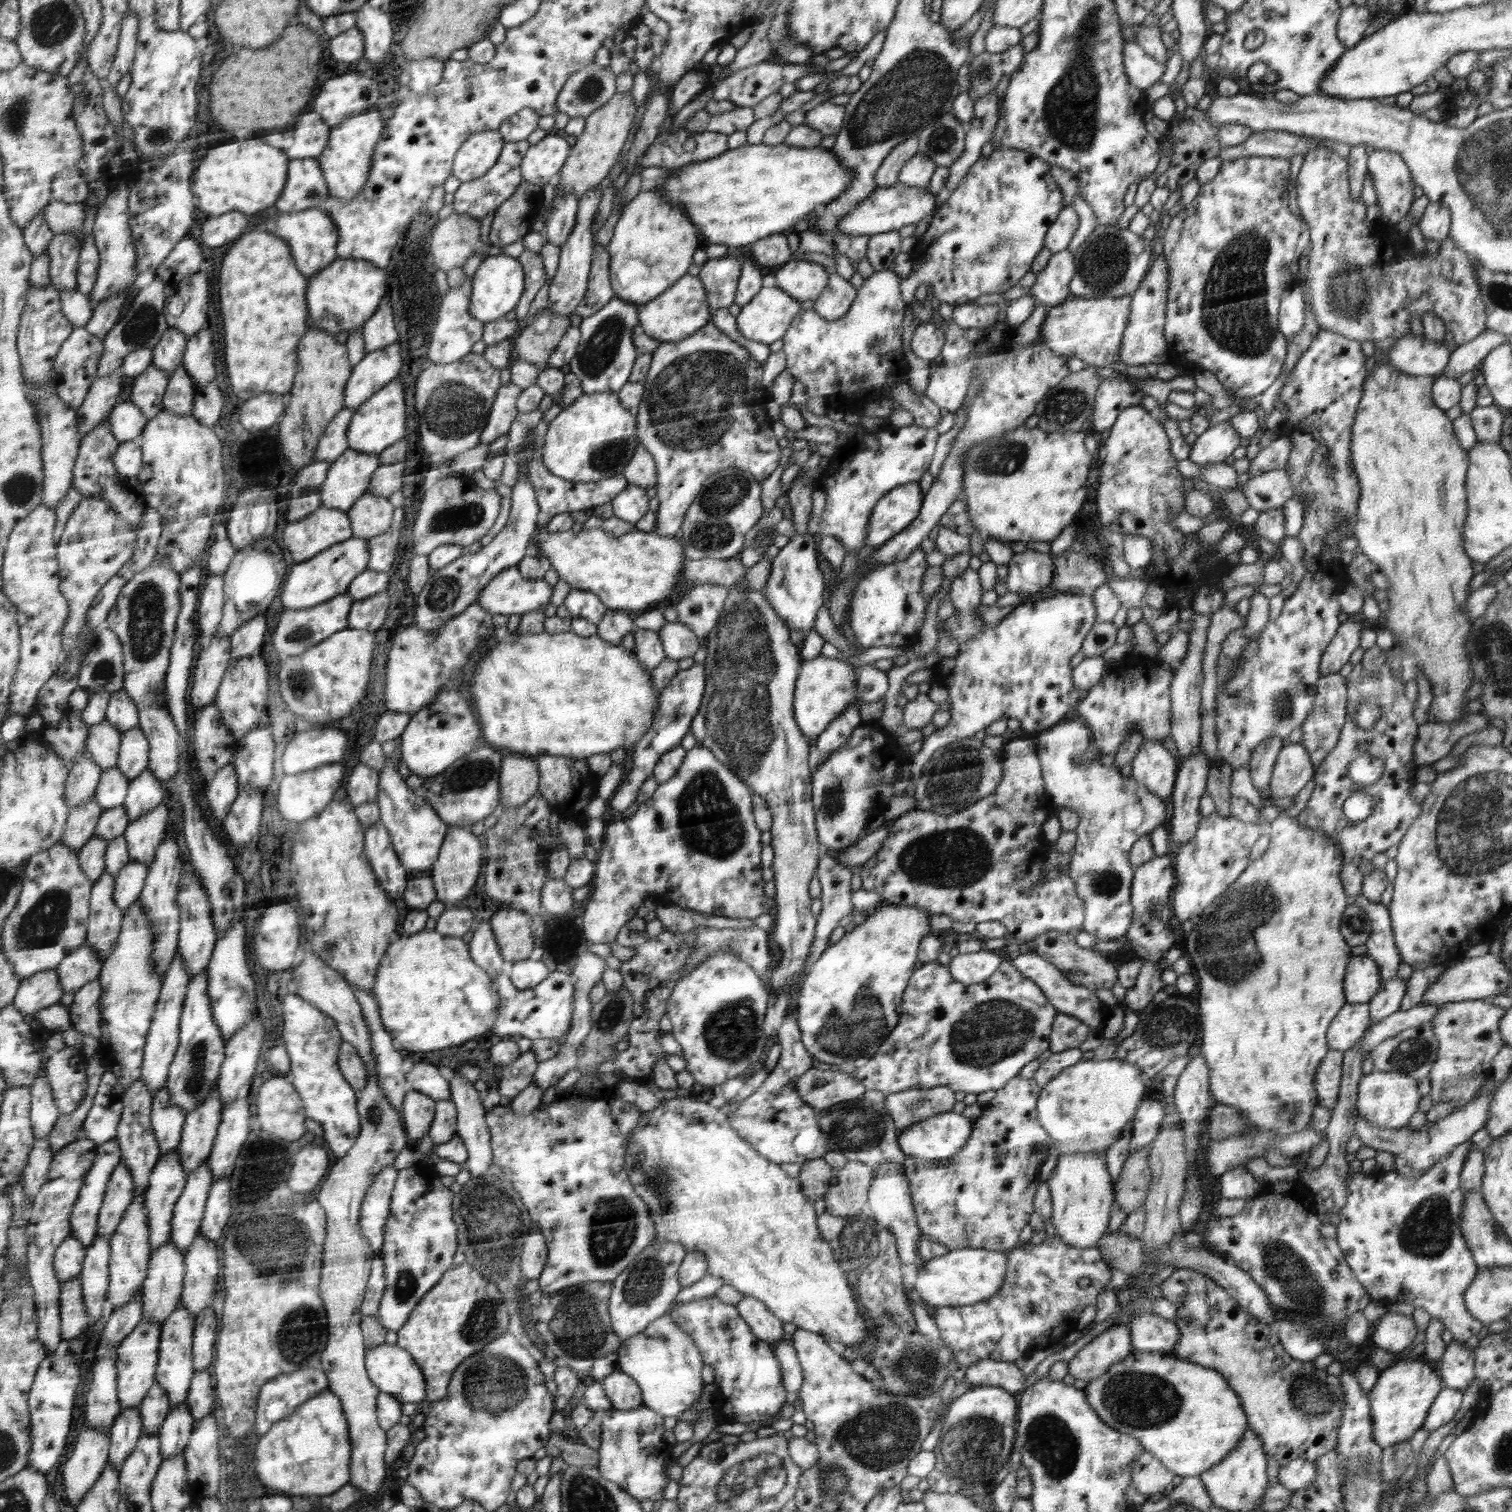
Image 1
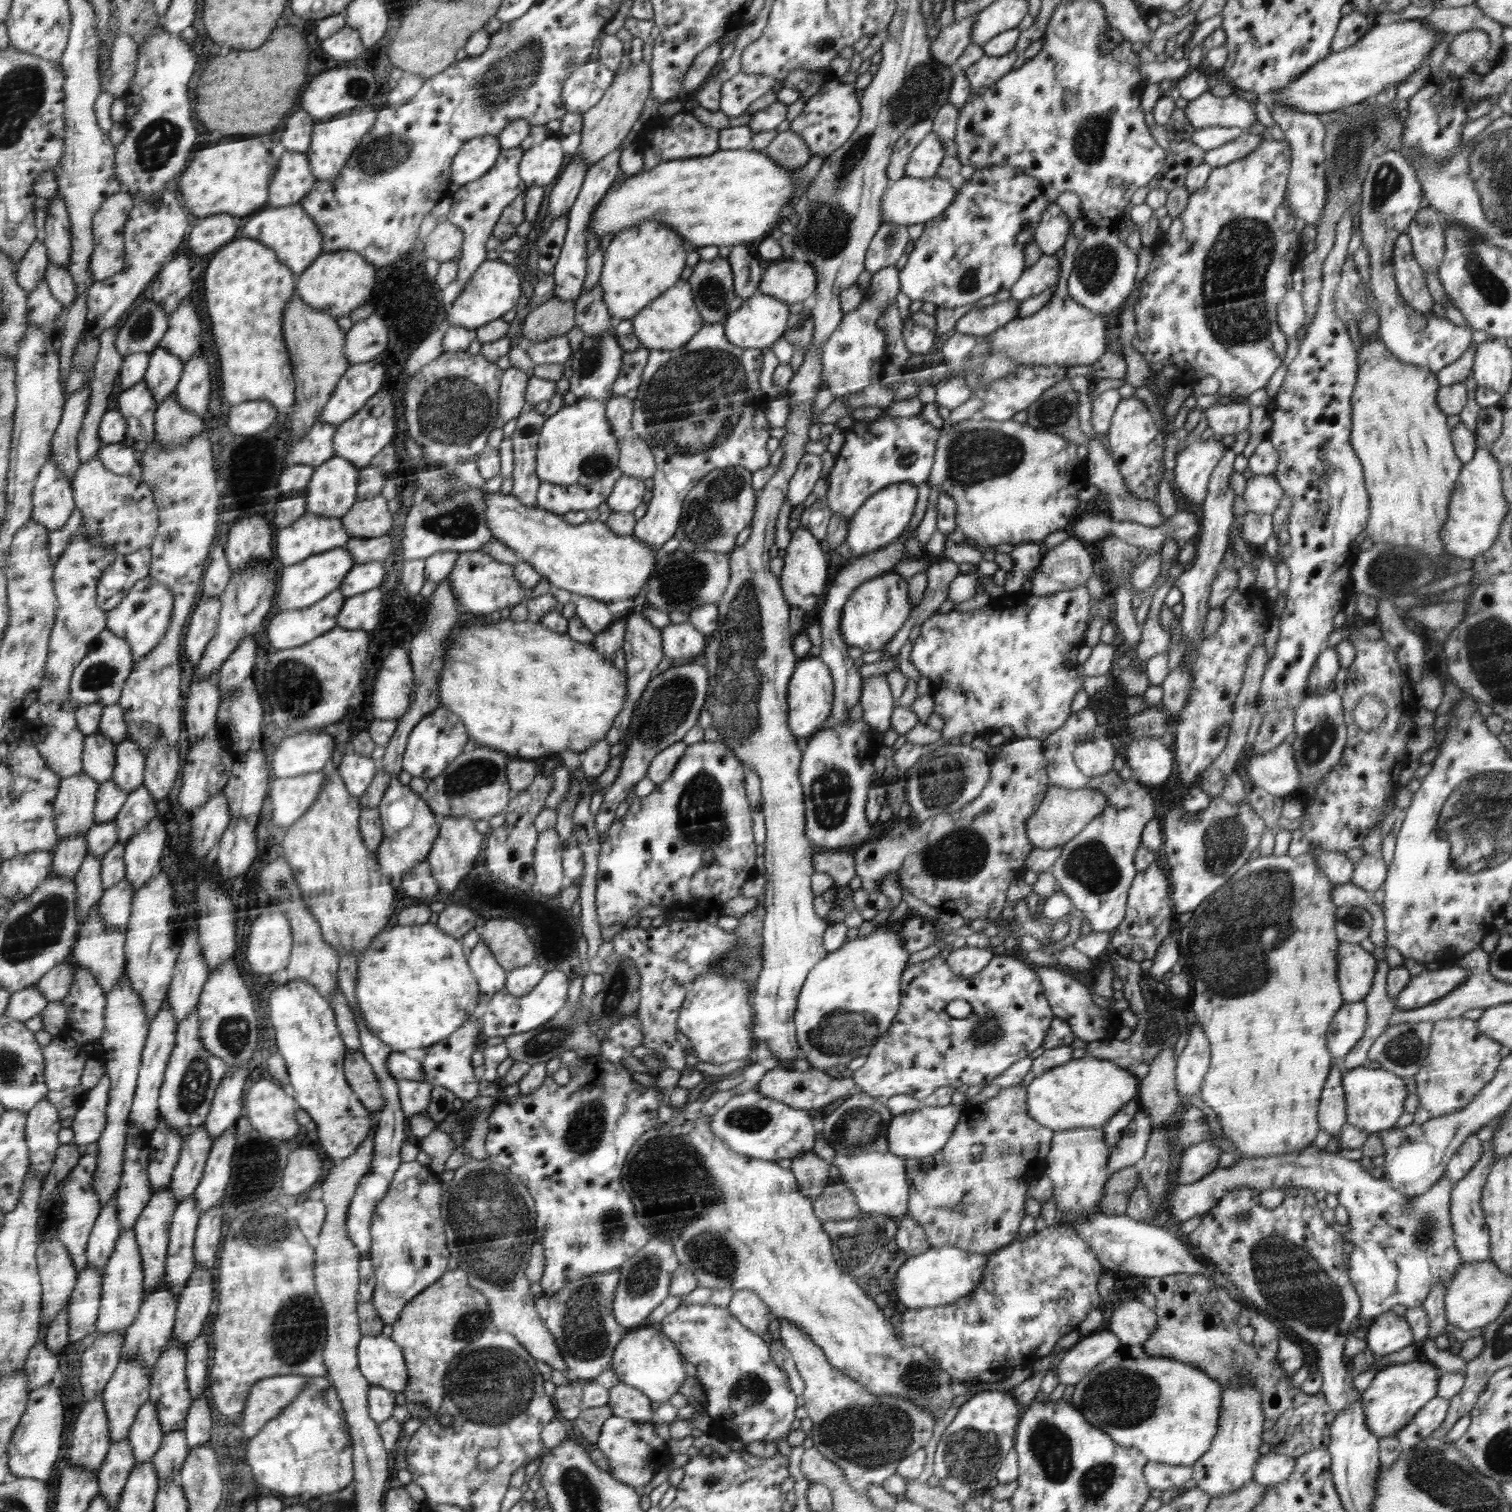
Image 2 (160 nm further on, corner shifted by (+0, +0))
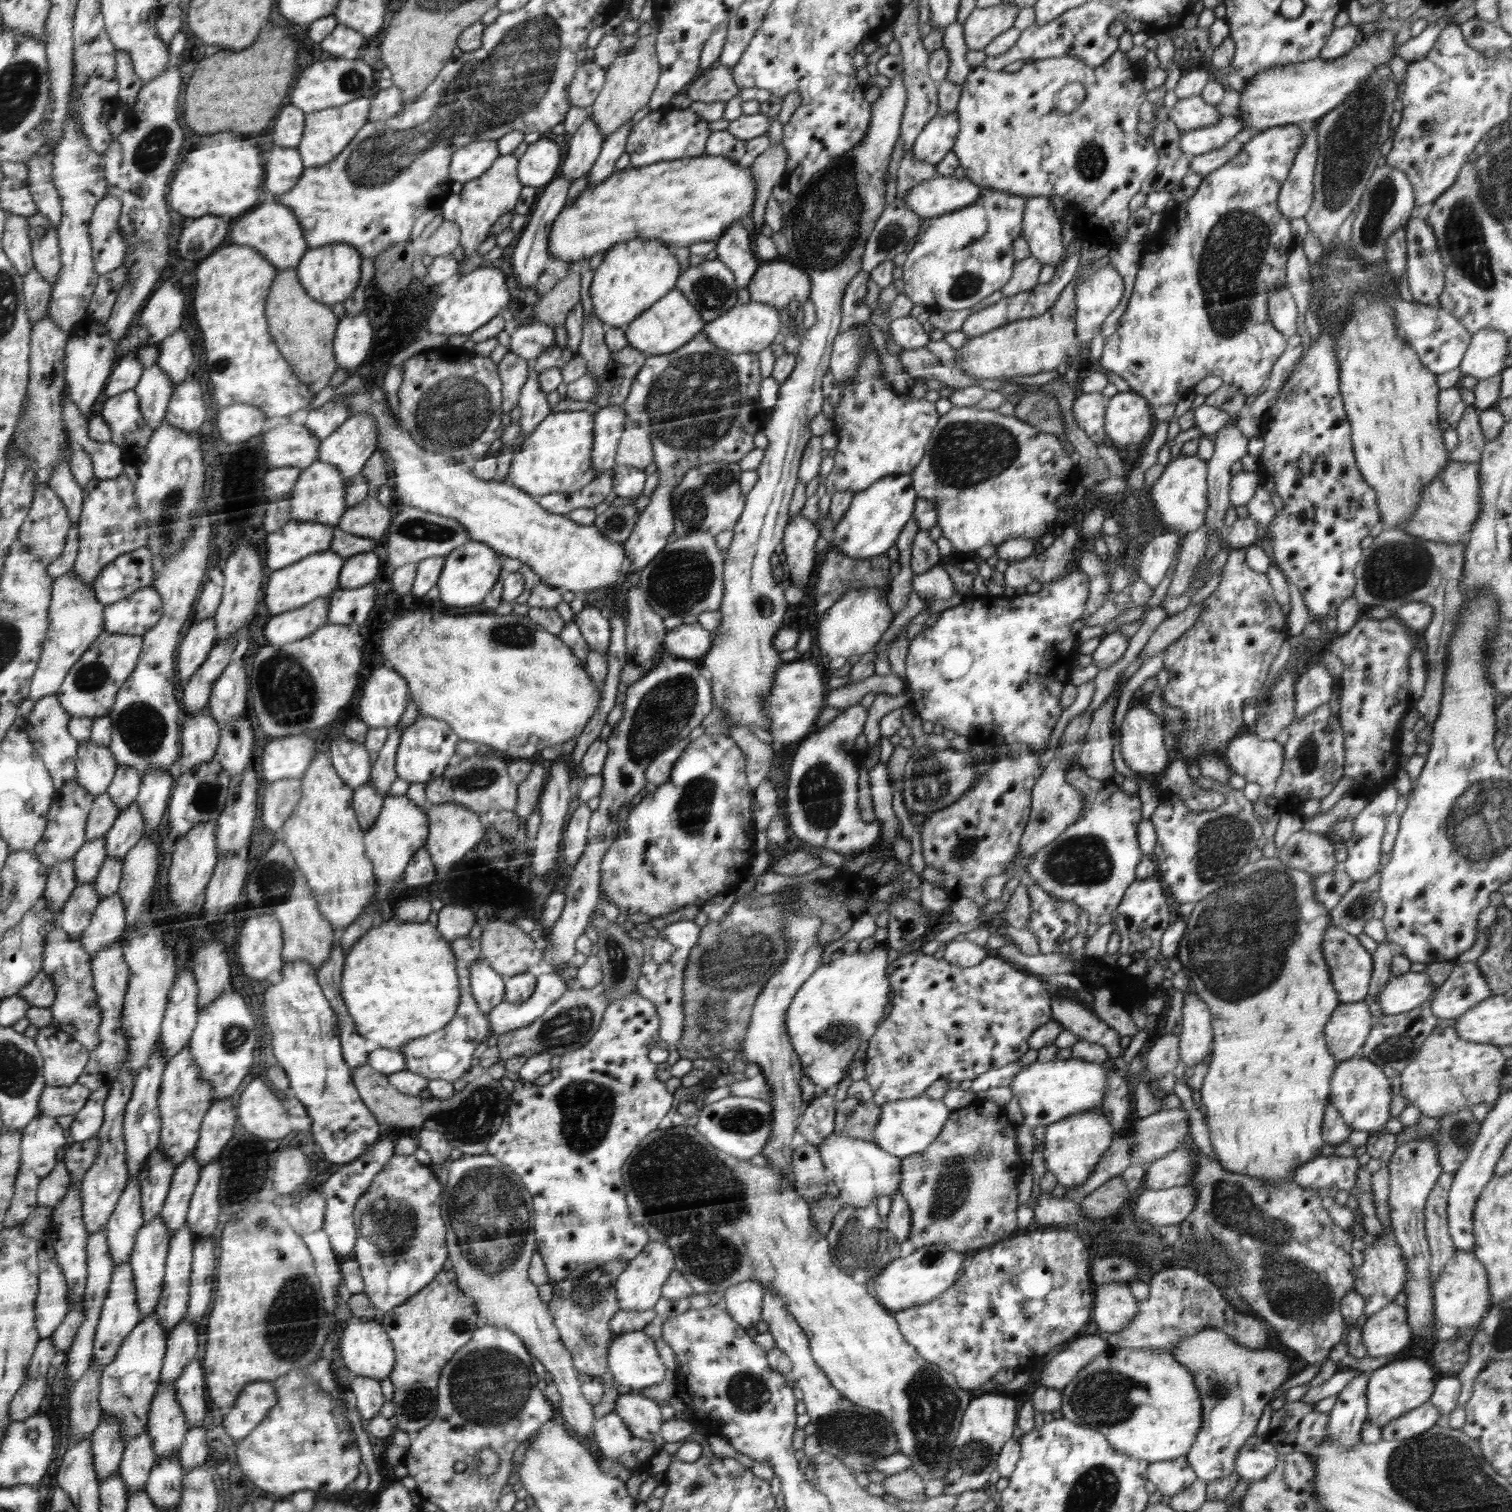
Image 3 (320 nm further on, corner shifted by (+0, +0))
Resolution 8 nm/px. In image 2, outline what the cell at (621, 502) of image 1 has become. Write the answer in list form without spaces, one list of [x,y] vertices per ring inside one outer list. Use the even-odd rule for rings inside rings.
[[[623,475],[614,485],[607,504],[613,511],[632,513],[641,500],[644,500],[644,492],[646,492],[644,479]]]

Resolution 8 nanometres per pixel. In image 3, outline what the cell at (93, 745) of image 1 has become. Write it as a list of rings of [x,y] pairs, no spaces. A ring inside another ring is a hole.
[[[82,741],[76,756],[75,781],[94,797],[107,792],[114,778],[117,762],[108,746]]]

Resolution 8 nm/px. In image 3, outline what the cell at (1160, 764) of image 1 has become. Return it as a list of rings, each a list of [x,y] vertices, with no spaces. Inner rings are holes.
[[[1135,705],[1128,709],[1121,722],[1121,748],[1122,758],[1130,770],[1142,774],[1149,779],[1158,778],[1168,768],[1170,753],[1166,751],[1163,741],[1162,716],[1156,715],[1148,707]]]

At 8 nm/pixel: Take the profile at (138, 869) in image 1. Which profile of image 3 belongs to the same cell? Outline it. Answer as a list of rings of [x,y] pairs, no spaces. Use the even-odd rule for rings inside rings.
[[[114,894],[101,899],[96,912],[79,942],[88,955],[96,955],[98,951],[120,941],[127,928],[127,909],[121,895]]]

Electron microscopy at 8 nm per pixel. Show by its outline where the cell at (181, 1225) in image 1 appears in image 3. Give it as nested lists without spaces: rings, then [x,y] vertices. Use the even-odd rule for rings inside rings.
[[[186,1224],[181,1230],[174,1232],[174,1237],[169,1242],[164,1293],[155,1310],[160,1319],[160,1327],[164,1327],[169,1334],[177,1329],[178,1323],[182,1322],[188,1310],[194,1243],[194,1235]]]

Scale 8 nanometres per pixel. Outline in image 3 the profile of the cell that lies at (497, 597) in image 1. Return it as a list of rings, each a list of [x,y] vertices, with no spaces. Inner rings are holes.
[[[470,541],[445,556],[445,563],[437,580],[441,602],[460,609],[484,602],[484,597],[496,583],[502,570],[502,556],[486,543]]]

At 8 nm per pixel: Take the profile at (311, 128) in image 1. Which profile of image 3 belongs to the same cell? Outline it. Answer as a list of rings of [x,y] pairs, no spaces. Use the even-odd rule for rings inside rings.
[[[286,106],[286,110],[282,110],[282,118],[274,124],[274,145],[296,149],[303,135],[305,118],[305,111],[296,106]]]

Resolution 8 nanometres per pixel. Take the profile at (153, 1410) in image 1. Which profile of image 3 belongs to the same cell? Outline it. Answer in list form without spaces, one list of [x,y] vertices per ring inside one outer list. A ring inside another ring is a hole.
[[[148,1428],[125,1446],[119,1474],[122,1474],[125,1479],[128,1497],[148,1484],[149,1474],[157,1461],[153,1446],[153,1436],[150,1436]]]

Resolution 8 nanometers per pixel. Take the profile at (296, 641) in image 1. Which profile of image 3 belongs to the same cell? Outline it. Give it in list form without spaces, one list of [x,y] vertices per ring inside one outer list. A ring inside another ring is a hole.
[[[320,597],[308,605],[301,606],[300,609],[274,616],[264,628],[268,642],[282,646],[309,637],[321,626],[328,624],[330,604],[332,598]]]

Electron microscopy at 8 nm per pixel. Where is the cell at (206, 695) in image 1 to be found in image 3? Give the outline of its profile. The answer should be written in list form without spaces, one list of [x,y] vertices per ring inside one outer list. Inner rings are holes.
[[[209,707],[185,716],[181,734],[182,755],[169,768],[169,773],[174,778],[181,777],[198,765],[212,760],[220,738],[220,723],[214,719]]]

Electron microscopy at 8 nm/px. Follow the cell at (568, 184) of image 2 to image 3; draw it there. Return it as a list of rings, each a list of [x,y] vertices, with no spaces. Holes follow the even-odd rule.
[[[588,117],[578,127],[576,132],[566,138],[566,160],[562,172],[571,183],[591,169],[598,158],[603,143],[597,122]]]

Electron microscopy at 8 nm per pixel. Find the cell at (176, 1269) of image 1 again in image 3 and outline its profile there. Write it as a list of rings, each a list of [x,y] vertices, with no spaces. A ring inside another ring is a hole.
[[[156,1312],[151,1313],[146,1319],[142,1319],[137,1329],[125,1339],[118,1350],[117,1357],[102,1371],[98,1402],[102,1412],[118,1417],[126,1445],[147,1428],[153,1398],[160,1388],[168,1339],[169,1332],[166,1332],[164,1327],[160,1327],[158,1315]]]

